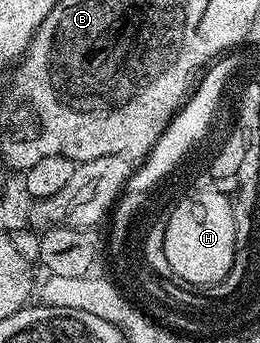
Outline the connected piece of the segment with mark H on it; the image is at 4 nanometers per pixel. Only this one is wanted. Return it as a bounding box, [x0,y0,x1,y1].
[164,189,236,289]

